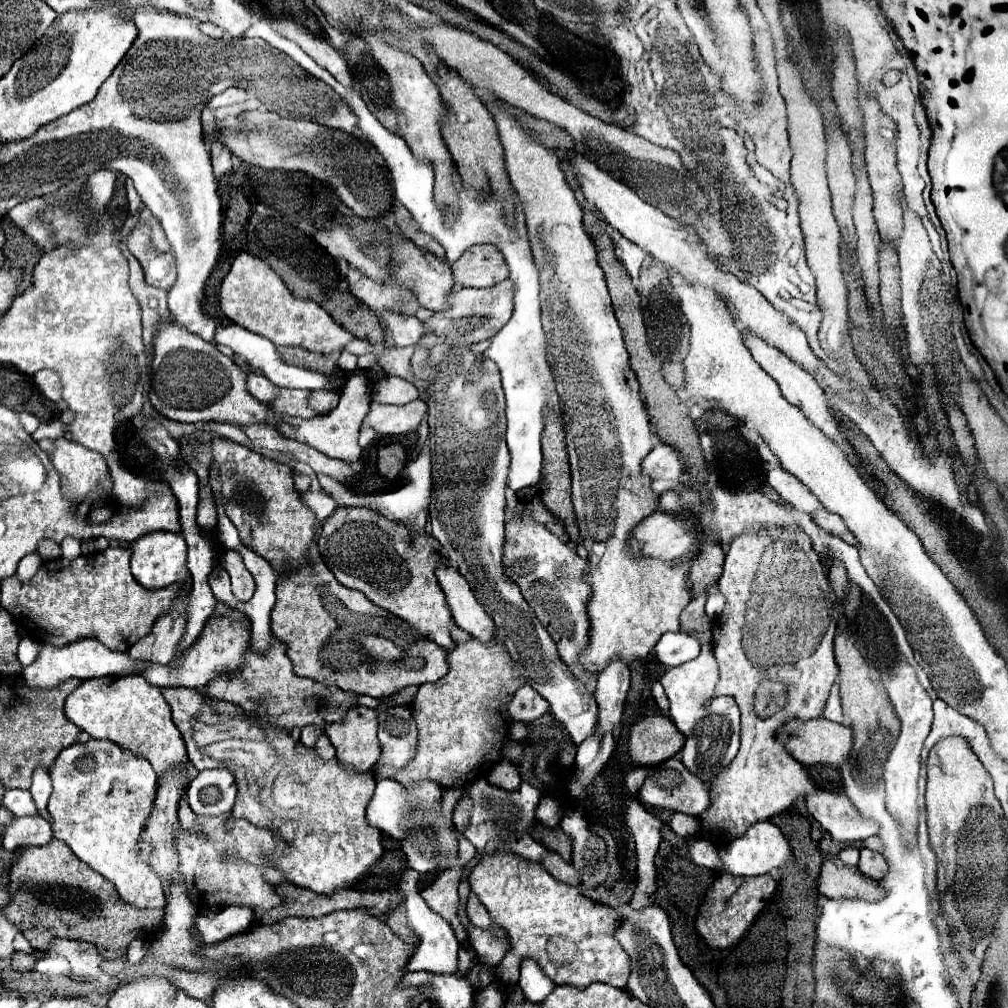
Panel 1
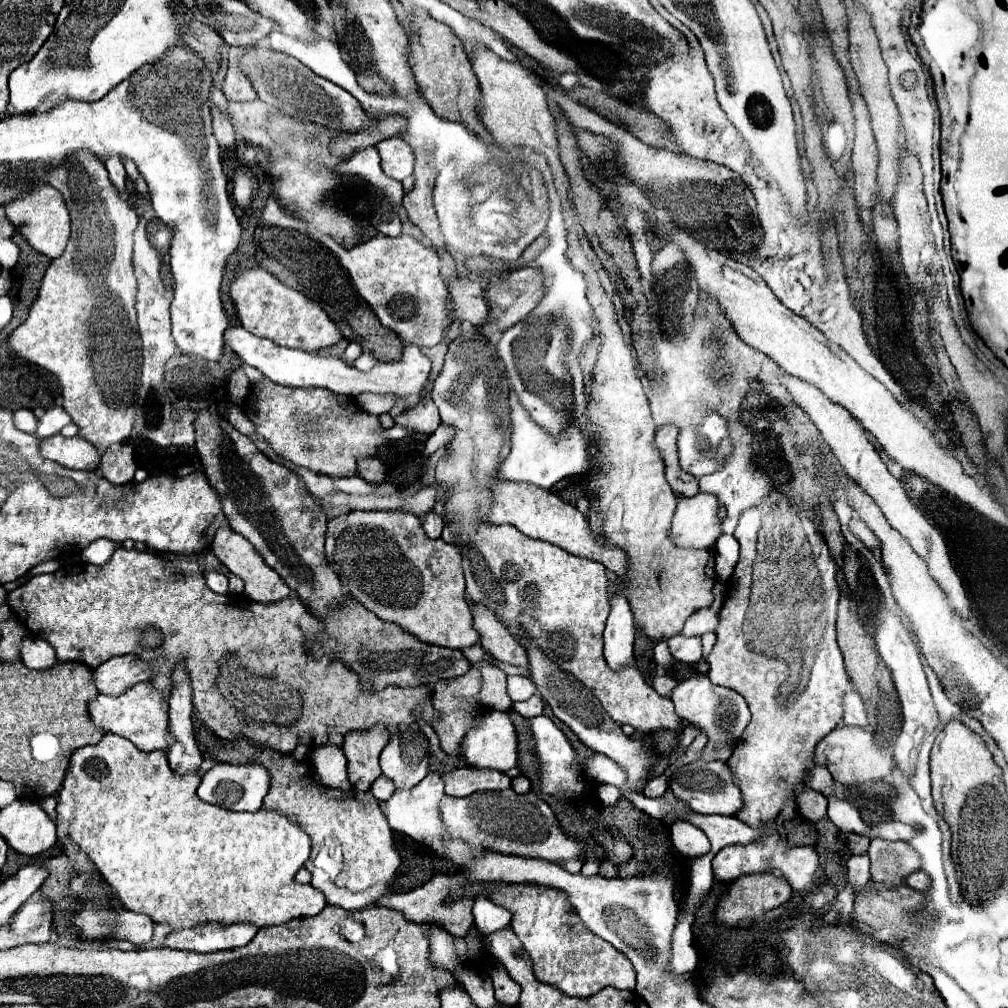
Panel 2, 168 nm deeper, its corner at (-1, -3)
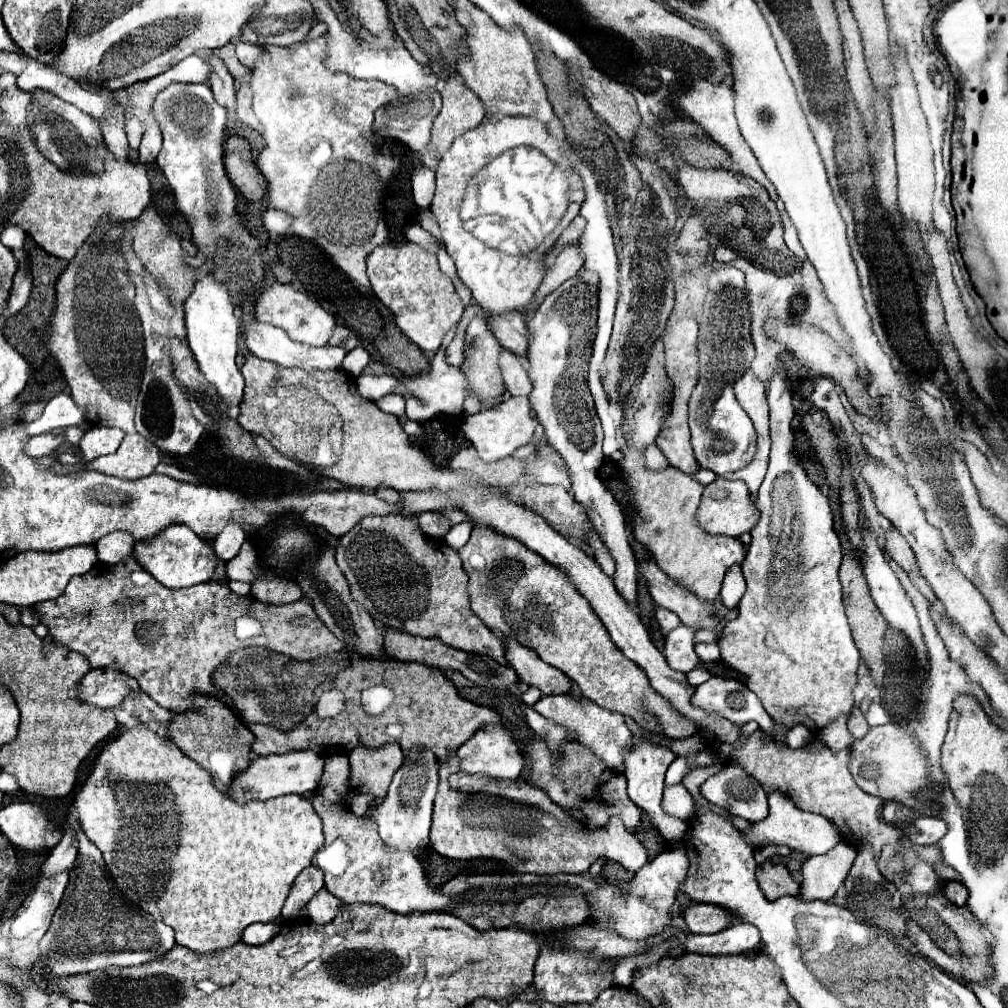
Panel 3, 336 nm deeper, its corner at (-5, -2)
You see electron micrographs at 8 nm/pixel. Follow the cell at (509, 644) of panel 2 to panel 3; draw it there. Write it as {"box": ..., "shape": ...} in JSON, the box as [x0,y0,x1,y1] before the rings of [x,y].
{"box":[507,639,573,695],"shape":[[[513,639],[507,641],[507,661],[523,683],[539,687],[543,695],[569,693],[573,687],[573,681],[565,673],[547,665],[535,651],[529,651],[529,647],[523,647]]]}

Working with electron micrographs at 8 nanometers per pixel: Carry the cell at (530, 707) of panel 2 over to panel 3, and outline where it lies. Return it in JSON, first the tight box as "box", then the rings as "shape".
{"box":[535,695,633,771],"shape":[[[553,695],[553,697],[541,697],[535,705],[535,711],[539,711],[545,719],[555,721],[557,725],[565,727],[565,729],[573,729],[575,733],[575,741],[585,745],[587,749],[591,749],[591,753],[601,759],[607,767],[615,769],[615,771],[623,771],[623,763],[625,763],[625,755],[629,753],[631,745],[633,745],[633,733],[629,731],[629,727],[625,725],[623,715],[603,709],[597,703],[593,703],[587,697],[573,697],[573,695]]]}

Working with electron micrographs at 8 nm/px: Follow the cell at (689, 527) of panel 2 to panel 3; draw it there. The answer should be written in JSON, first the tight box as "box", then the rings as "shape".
{"box":[697,477,759,537],"shape":[[[717,477],[711,485],[707,485],[697,517],[701,519],[701,527],[705,527],[705,531],[713,531],[715,535],[739,537],[743,533],[749,533],[757,525],[759,511],[757,511],[755,499],[747,491],[747,483],[745,481],[741,481],[741,479],[727,481],[723,477]]]}

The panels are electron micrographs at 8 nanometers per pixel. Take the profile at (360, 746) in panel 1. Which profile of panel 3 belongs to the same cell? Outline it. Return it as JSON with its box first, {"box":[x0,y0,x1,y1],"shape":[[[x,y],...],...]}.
{"box":[349,743,403,799],"shape":[[[387,743],[379,749],[355,747],[349,753],[349,763],[351,789],[355,793],[369,793],[375,799],[383,799],[395,771],[403,765],[403,751],[395,743]]]}

